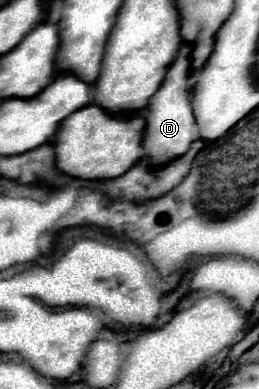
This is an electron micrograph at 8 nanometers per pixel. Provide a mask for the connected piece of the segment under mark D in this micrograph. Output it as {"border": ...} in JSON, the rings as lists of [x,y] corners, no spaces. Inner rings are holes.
{"border":[[[183,43],[173,65],[169,67],[165,81],[161,83],[161,89],[149,99],[147,109],[143,111],[143,117],[147,119],[145,127],[145,139],[143,147],[149,157],[151,165],[165,165],[173,157],[181,157],[181,153],[187,153],[189,145],[197,139],[197,125],[189,101],[189,75],[191,75],[191,51],[193,47],[189,43]]]}

